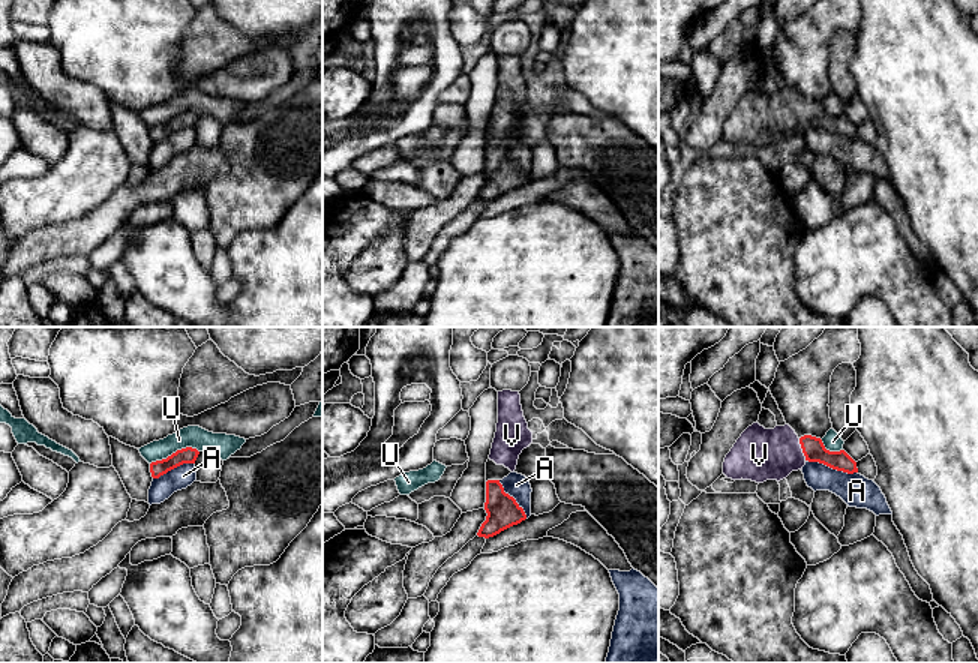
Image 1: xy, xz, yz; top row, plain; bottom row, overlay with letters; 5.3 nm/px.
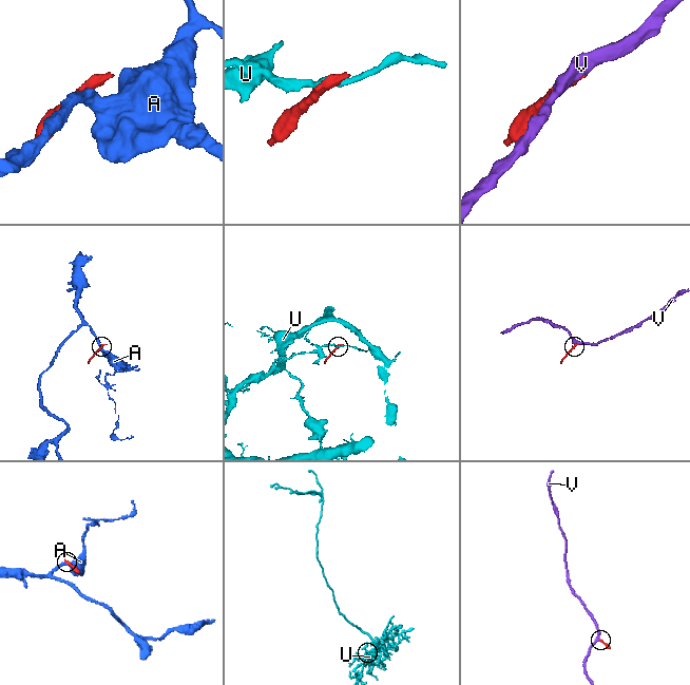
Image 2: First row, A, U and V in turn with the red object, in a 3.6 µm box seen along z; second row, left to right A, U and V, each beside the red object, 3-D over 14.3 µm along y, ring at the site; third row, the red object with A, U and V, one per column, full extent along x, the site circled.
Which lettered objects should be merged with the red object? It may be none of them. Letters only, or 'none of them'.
V

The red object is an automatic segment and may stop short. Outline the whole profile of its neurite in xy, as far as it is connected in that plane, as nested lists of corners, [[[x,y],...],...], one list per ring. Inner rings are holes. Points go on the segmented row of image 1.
[[[186,447],[177,450],[171,456],[162,460],[156,460],[150,464],[150,472],[153,478],[159,478],[160,476],[166,474],[168,471],[183,465],[183,464],[195,464],[200,452],[192,447]]]

